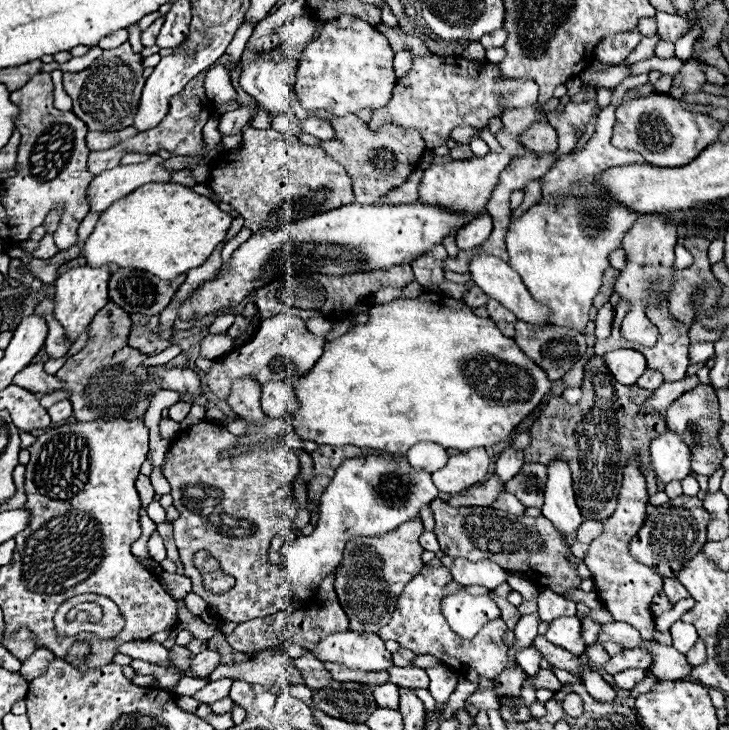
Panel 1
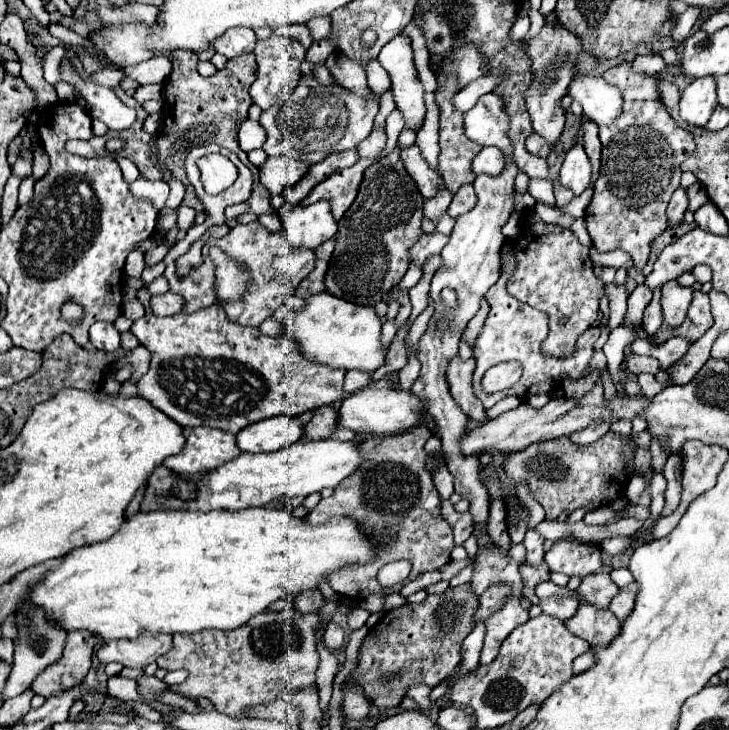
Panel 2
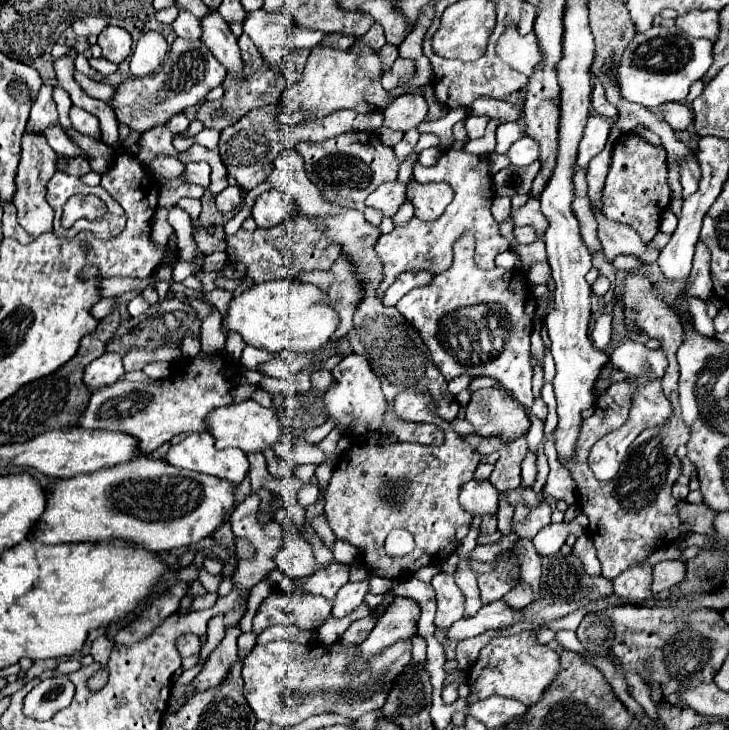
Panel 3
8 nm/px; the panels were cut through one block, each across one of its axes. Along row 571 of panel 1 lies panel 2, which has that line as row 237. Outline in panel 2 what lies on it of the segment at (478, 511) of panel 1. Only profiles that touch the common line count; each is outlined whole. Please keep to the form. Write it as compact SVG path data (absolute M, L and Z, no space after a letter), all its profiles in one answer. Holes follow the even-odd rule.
M530 212L520 224L520 234L502 246L502 256L504 254L518 258L518 266L514 266L510 282L506 282L508 294L548 316L550 332L542 342L542 352L556 358L574 356L574 342L596 322L598 300L604 294L604 284L592 274L588 248L578 242L572 230L536 220L534 212Z

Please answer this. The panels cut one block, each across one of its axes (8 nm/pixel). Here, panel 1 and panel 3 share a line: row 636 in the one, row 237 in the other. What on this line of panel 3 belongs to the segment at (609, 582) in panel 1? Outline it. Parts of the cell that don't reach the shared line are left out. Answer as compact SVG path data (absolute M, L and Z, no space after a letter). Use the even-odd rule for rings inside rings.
M630 132L622 134L612 150L612 162L602 196L602 212L614 222L628 224L640 234L644 242L650 242L658 232L662 212L670 204L670 188L666 176L668 164L666 150L662 146L654 146Z

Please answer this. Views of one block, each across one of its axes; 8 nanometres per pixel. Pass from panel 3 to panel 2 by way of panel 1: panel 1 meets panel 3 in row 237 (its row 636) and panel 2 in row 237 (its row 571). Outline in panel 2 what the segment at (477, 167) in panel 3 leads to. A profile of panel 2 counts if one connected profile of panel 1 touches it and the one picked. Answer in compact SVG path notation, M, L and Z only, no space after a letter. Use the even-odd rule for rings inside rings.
M436 232L436 234L424 234L412 248L410 248L410 258L416 264L424 264L426 258L430 258L432 254L440 254L444 244L448 242L448 236Z

